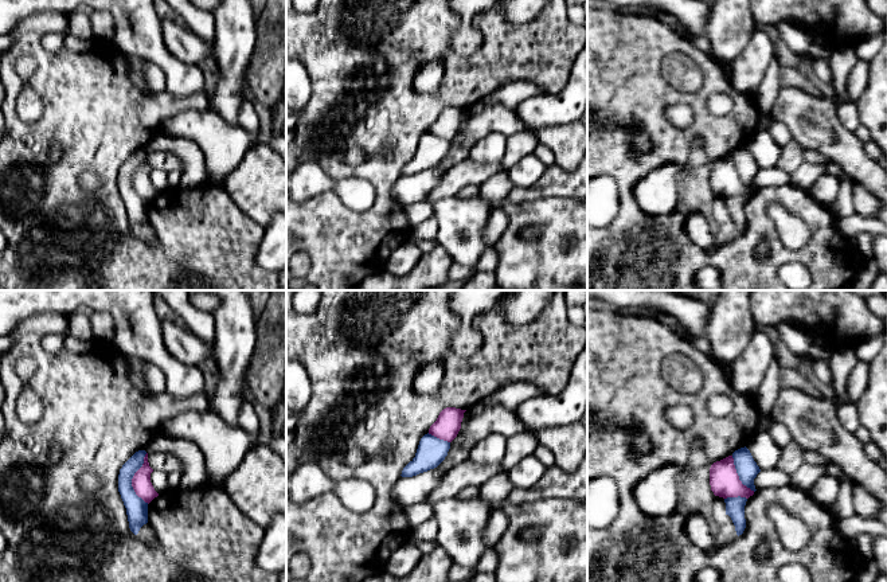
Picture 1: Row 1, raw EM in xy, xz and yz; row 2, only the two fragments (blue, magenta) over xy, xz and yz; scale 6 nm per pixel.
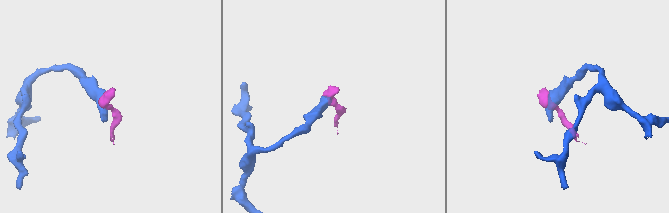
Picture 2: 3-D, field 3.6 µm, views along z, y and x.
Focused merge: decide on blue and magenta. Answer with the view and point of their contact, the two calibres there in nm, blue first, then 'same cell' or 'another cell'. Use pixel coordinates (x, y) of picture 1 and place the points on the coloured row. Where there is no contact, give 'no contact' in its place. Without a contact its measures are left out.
contact xy (132, 477); calibres 130 and 120 nm; another cell

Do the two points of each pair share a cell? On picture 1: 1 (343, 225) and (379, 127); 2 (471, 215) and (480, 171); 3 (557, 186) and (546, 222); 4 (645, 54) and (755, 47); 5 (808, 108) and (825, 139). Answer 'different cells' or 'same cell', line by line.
1: same cell
2: different cells
3: different cells
4: different cells
5: same cell

